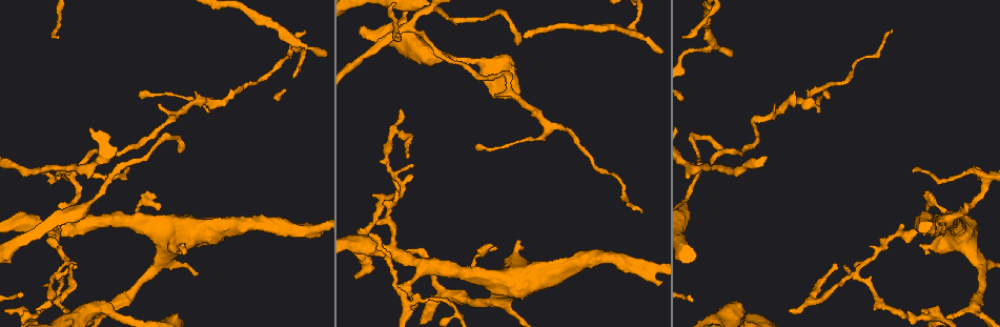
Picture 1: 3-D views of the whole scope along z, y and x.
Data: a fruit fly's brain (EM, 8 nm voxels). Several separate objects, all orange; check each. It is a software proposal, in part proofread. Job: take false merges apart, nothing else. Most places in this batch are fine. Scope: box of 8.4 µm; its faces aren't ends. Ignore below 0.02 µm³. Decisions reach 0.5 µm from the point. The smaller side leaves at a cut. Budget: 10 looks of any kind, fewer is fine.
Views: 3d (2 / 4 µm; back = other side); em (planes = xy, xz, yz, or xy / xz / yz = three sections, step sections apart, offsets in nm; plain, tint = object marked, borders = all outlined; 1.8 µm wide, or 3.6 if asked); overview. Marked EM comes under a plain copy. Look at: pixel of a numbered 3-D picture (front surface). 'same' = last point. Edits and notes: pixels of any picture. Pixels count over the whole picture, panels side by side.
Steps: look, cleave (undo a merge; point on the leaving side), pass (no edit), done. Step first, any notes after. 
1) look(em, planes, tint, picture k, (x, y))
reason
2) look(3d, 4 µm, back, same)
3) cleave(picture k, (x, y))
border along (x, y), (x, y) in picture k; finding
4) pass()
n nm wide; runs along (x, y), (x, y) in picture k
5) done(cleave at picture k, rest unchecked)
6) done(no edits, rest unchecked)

look(3d, 4 µm, picture 1, (75, 169))
branch point

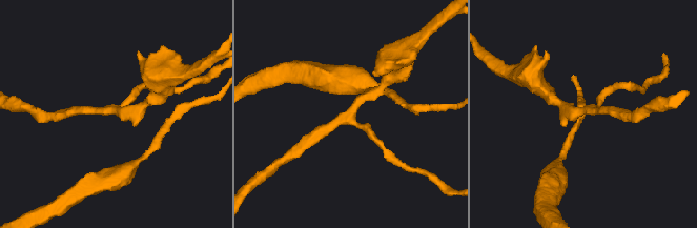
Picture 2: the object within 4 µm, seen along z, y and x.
look(em, xz, step 8, tint, picture 2, (588, 112))
3 arms; need the tissue

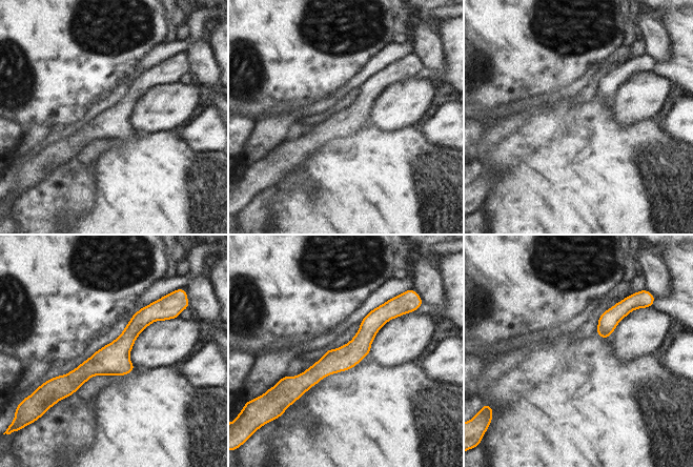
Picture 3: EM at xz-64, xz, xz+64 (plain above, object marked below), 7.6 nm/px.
pass()
runs along (394, 312), (292, 385) in picture 3; one neuron here

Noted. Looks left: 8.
look(3d, 2 µm, picture 1, (805, 105))
a fork

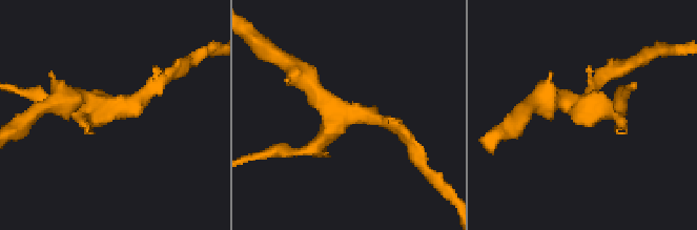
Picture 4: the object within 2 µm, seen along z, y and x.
look(em, 3.6 µm, planes, tint, picture 4, (332, 114))
need the tissue

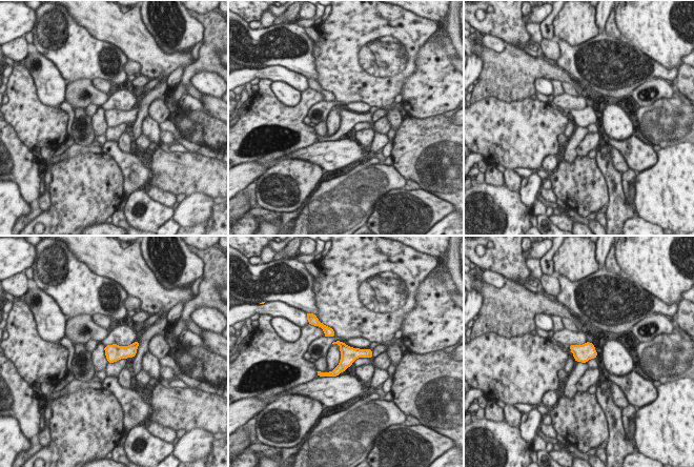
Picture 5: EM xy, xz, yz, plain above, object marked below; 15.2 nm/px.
pass()
continuous, no second neuron

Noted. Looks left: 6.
look(em, yz, step 8, tint, picture 1, (74, 179))
sharp bend

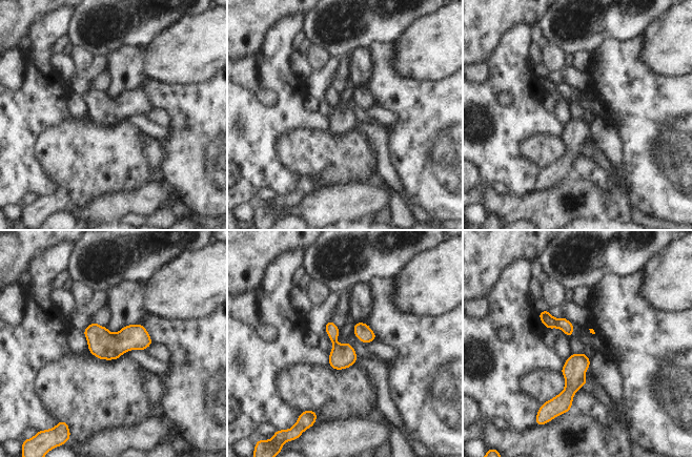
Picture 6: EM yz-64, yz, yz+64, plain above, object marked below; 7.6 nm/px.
pass()
all the same neuron

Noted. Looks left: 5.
look(em, xz, step 4, tint, picture 1, (853, 273))

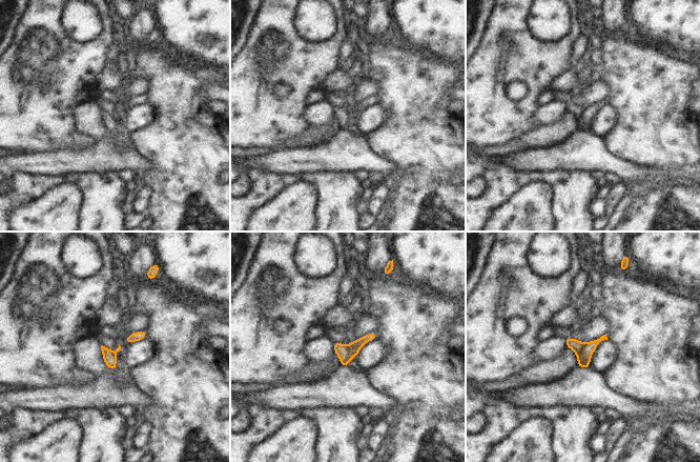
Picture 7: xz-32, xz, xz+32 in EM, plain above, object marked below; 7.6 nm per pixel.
cleave(picture 7, (583, 360))
110 nm wide; border along (583, 343), (577, 358) in picture 7; two neurons meet here

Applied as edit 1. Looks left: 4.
done(cleave at picture 7, rest unchecked)

